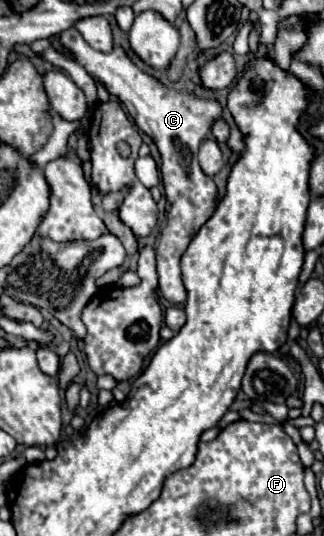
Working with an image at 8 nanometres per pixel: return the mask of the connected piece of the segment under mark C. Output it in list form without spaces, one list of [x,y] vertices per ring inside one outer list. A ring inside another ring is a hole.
[[[68,29],[60,33],[60,43],[70,49],[76,57],[78,63],[86,67],[86,71],[98,79],[108,93],[116,95],[136,121],[136,125],[150,135],[162,155],[162,183],[164,183],[164,193],[166,199],[170,201],[172,209],[168,213],[168,225],[164,227],[160,235],[160,243],[156,249],[156,265],[158,265],[158,277],[160,277],[160,295],[168,299],[170,303],[184,303],[186,301],[186,289],[182,285],[180,277],[180,257],[186,251],[186,247],[192,241],[192,235],[208,221],[208,217],[216,209],[216,185],[214,181],[204,175],[204,171],[198,165],[198,147],[202,139],[206,137],[210,129],[210,121],[218,119],[222,113],[222,107],[218,101],[206,101],[206,99],[196,99],[178,91],[168,89],[164,83],[160,83],[156,77],[144,73],[138,69],[124,47],[116,45],[110,53],[102,53],[92,49],[84,37],[76,29]]]

